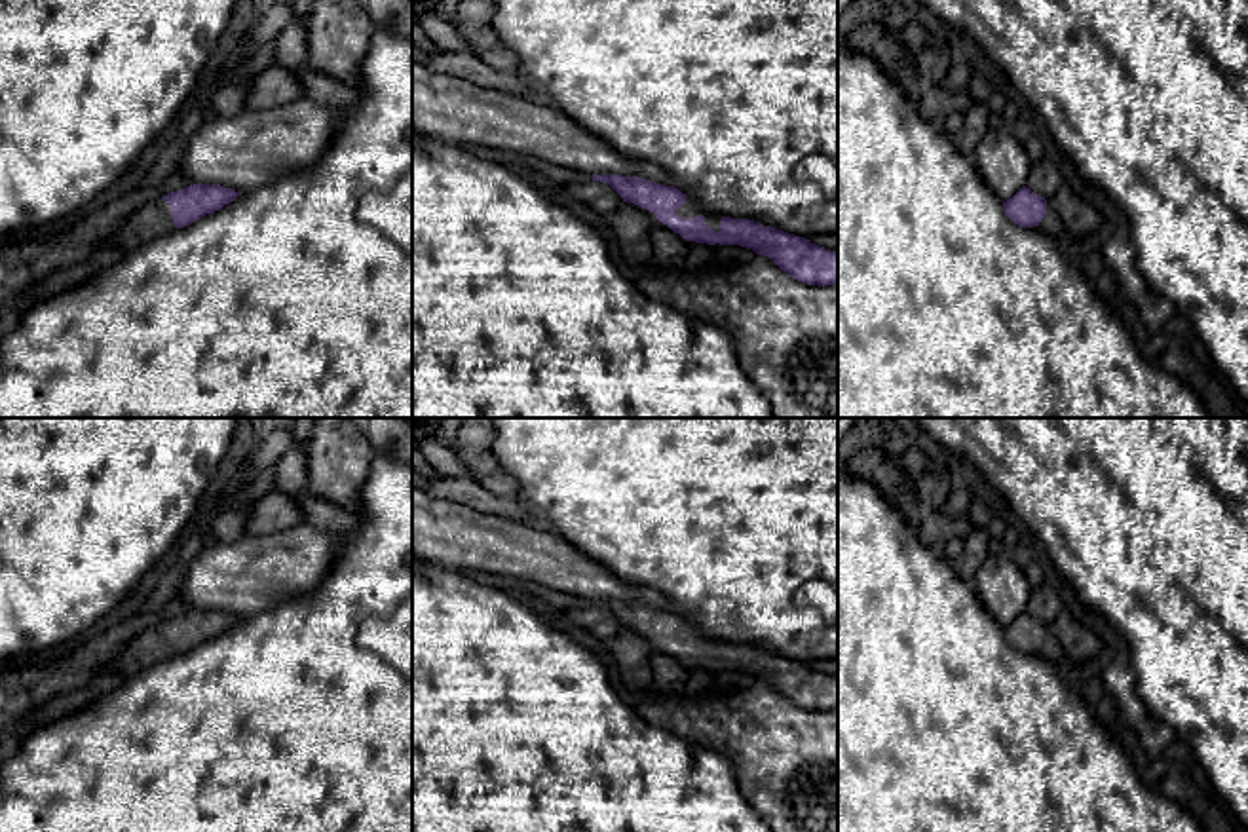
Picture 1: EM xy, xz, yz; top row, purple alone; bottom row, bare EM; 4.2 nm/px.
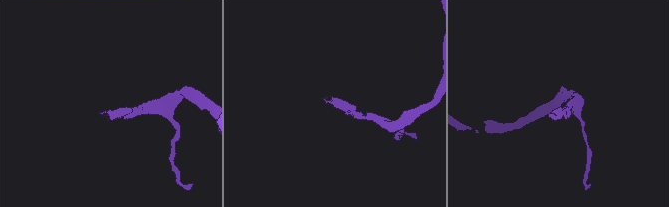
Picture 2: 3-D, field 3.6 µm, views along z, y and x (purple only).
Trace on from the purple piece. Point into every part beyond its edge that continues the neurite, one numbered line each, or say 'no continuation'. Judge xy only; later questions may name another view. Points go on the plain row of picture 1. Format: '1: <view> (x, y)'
1: xy (154, 644)

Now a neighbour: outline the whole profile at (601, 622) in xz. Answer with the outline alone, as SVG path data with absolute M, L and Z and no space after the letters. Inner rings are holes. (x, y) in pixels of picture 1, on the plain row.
M593 604L589 608L564 610L562 617L598 638L612 638L623 629L623 623L608 608Z

